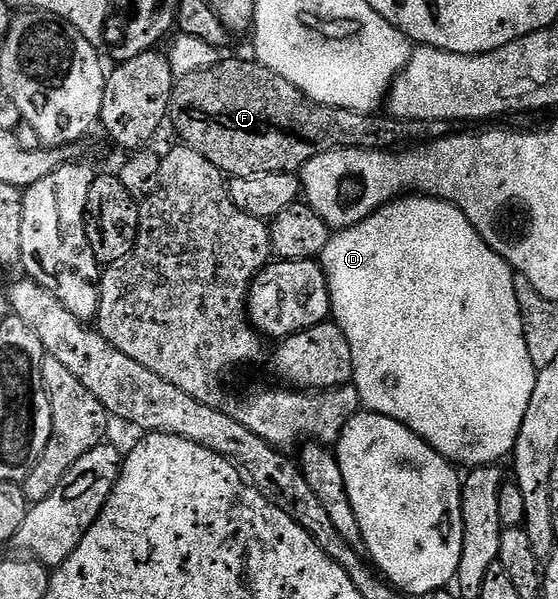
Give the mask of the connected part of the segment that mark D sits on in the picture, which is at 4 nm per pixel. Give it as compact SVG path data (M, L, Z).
M398 197L392 203L386 203L371 217L367 217L359 225L354 227L346 227L338 230L336 233L330 234L329 244L323 249L323 253L319 257L321 270L325 273L325 279L329 282L329 305L331 308L332 322L336 323L337 328L347 337L347 345L351 345L351 361L353 362L353 381L352 386L356 387L359 397L361 398L361 406L366 411L373 411L377 415L386 415L395 421L402 423L407 429L411 429L423 441L427 441L433 448L454 465L460 465L465 469L474 467L484 467L486 465L496 464L497 459L501 459L512 452L513 447L517 443L519 437L519 429L523 425L523 417L527 413L527 405L531 405L531 393L535 393L535 381L537 380L538 368L531 361L531 353L527 353L527 341L523 333L523 321L521 320L521 310L519 309L519 301L515 297L515 274L508 261L499 253L495 253L495 249L491 249L487 245L487 241L483 241L483 237L479 237L479 233L471 225L471 221L467 221L467 217L453 203L448 203L446 199L438 199L436 197Z

